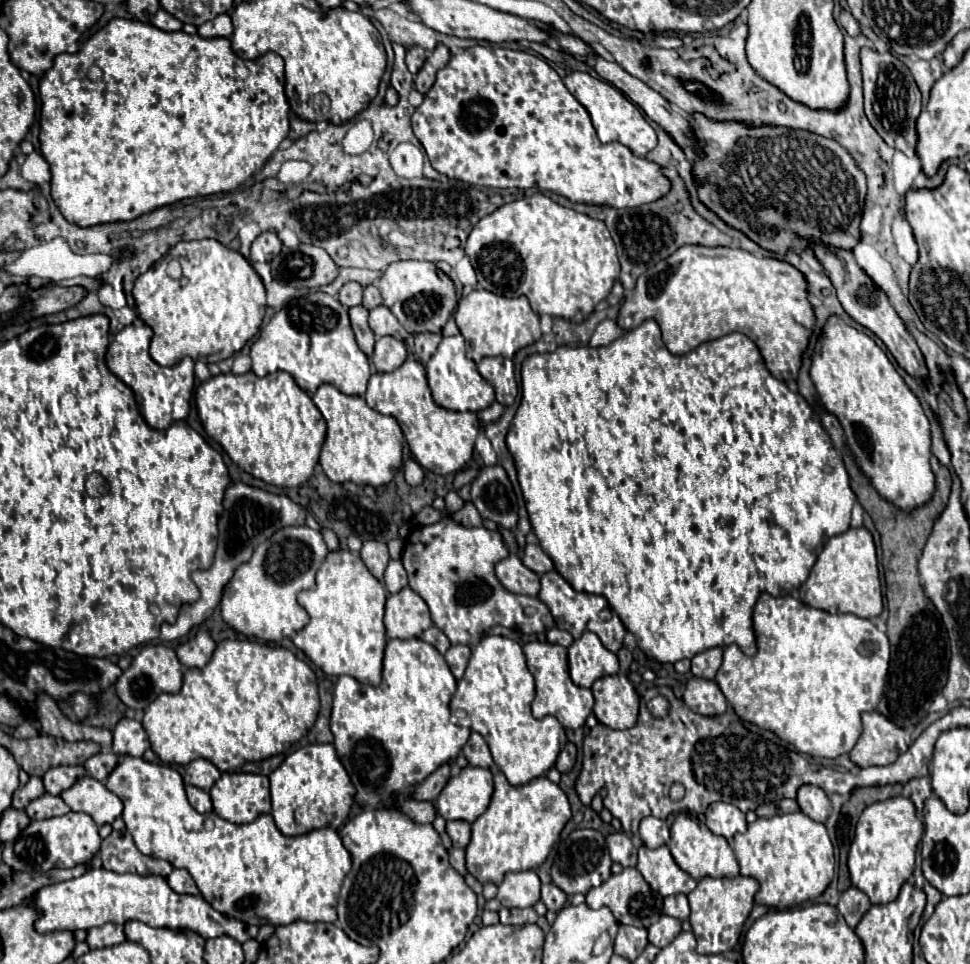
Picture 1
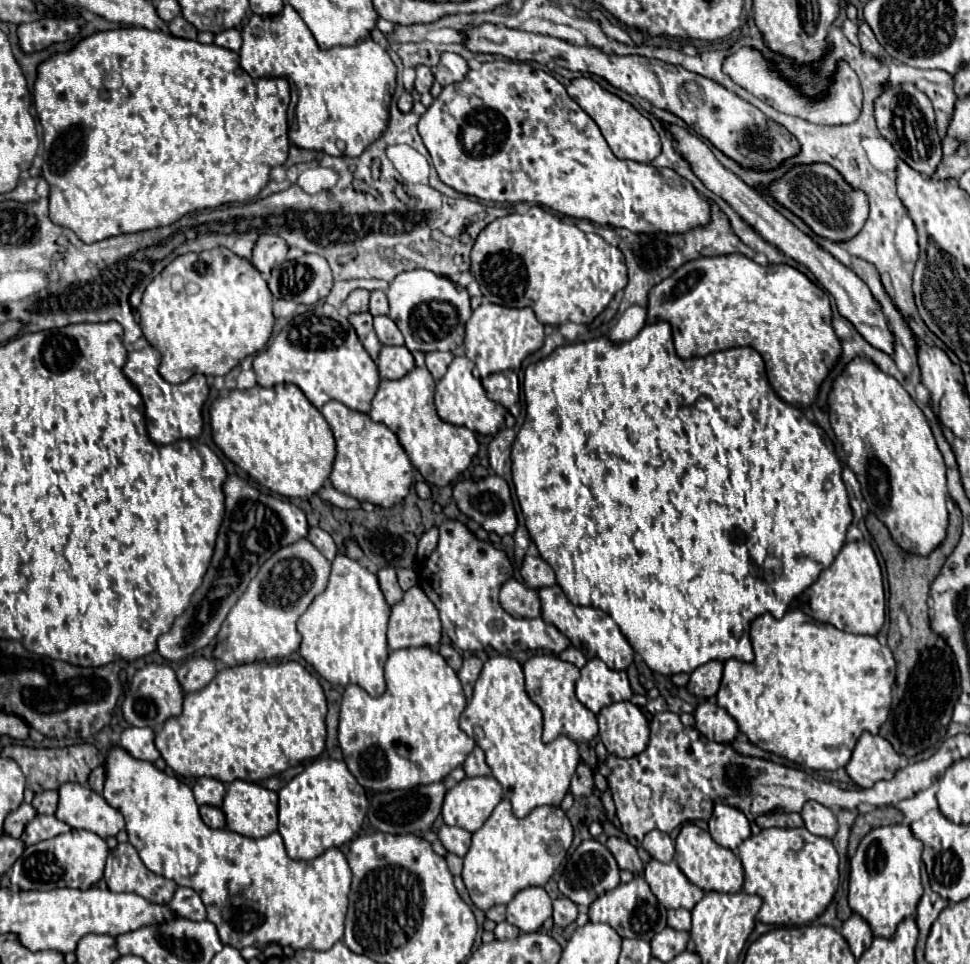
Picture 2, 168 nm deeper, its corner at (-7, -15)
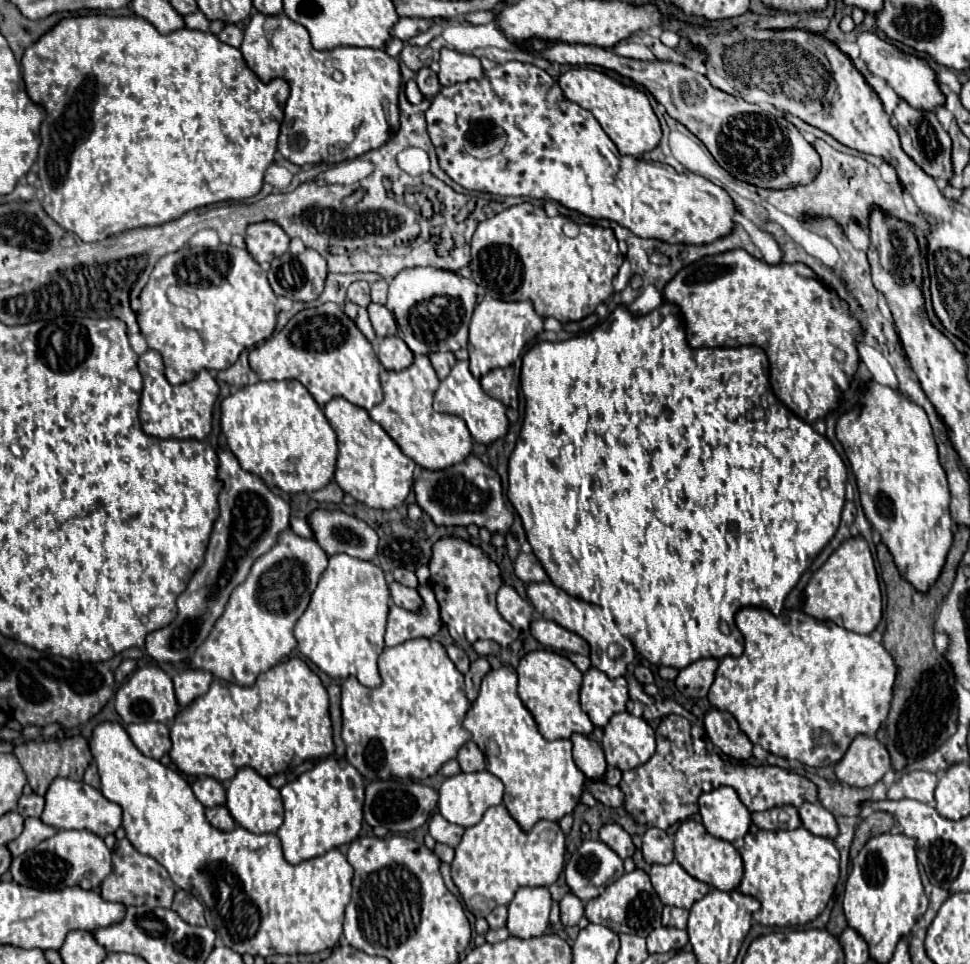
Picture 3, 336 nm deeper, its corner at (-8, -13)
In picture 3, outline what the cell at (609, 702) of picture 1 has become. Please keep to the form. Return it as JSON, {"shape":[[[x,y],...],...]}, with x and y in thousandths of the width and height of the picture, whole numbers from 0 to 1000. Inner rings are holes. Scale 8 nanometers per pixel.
{"shape":[[[647,738],[635,740],[623,754],[621,777],[629,796],[641,800],[666,791],[676,779],[674,756]]]}

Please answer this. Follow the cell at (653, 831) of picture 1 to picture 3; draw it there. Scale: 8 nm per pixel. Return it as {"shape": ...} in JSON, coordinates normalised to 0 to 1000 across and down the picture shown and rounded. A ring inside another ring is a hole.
{"shape":[[[668,858],[662,868],[662,885],[668,895],[691,895],[695,891],[695,872],[687,862]]]}

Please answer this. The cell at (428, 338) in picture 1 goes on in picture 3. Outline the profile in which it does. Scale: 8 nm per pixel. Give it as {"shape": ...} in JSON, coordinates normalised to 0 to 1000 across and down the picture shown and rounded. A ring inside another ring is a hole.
{"shape":[[[445,366],[443,368],[443,374],[445,374],[445,381],[449,383],[449,387],[452,387],[452,391],[454,393],[458,393],[462,387],[464,387],[464,383],[466,383],[466,379],[470,377],[470,370],[468,370],[468,366]]]}

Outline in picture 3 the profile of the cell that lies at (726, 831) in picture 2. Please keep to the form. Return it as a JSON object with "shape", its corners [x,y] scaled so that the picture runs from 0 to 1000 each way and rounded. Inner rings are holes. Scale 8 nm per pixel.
{"shape":[[[740,816],[732,823],[726,823],[720,833],[724,854],[734,868],[755,874],[771,864],[775,856],[773,841],[765,835],[755,816]]]}

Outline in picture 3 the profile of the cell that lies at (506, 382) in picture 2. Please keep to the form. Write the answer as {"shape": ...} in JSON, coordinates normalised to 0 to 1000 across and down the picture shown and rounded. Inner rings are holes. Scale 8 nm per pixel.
{"shape":[[[527,381],[505,385],[503,389],[495,391],[495,397],[505,412],[518,416],[521,421],[528,421],[530,415],[533,415],[535,394]]]}

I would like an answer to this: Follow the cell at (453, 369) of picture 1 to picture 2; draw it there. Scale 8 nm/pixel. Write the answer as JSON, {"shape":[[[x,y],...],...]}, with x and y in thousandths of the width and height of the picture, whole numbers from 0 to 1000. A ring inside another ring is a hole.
{"shape":[[[481,370],[467,372],[459,391],[451,397],[448,422],[451,422],[453,433],[465,441],[477,441],[494,451],[510,451],[514,447],[514,443],[521,439],[521,422],[502,412],[496,395],[492,391],[488,391],[488,387],[486,387],[488,381],[490,381],[490,377],[484,374]]]}

